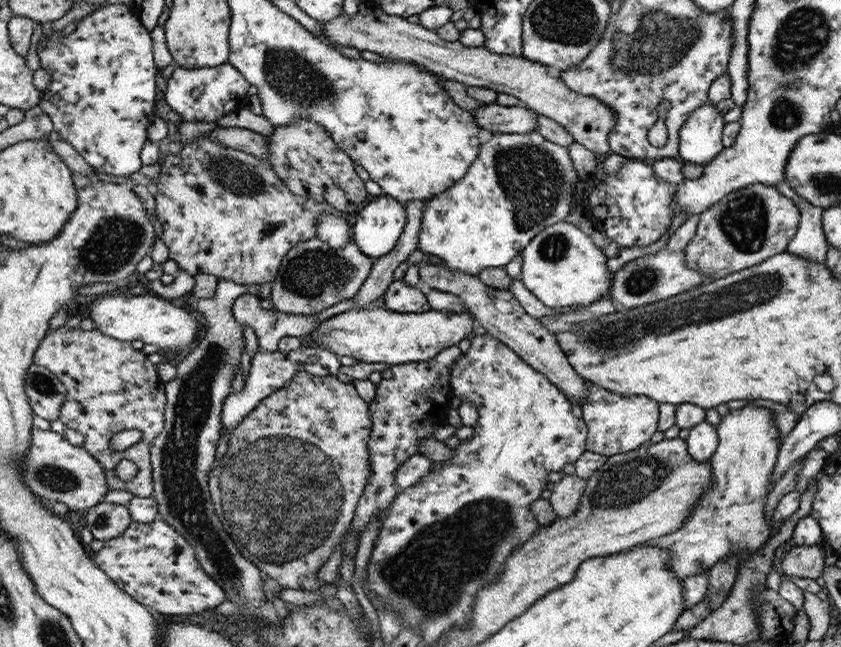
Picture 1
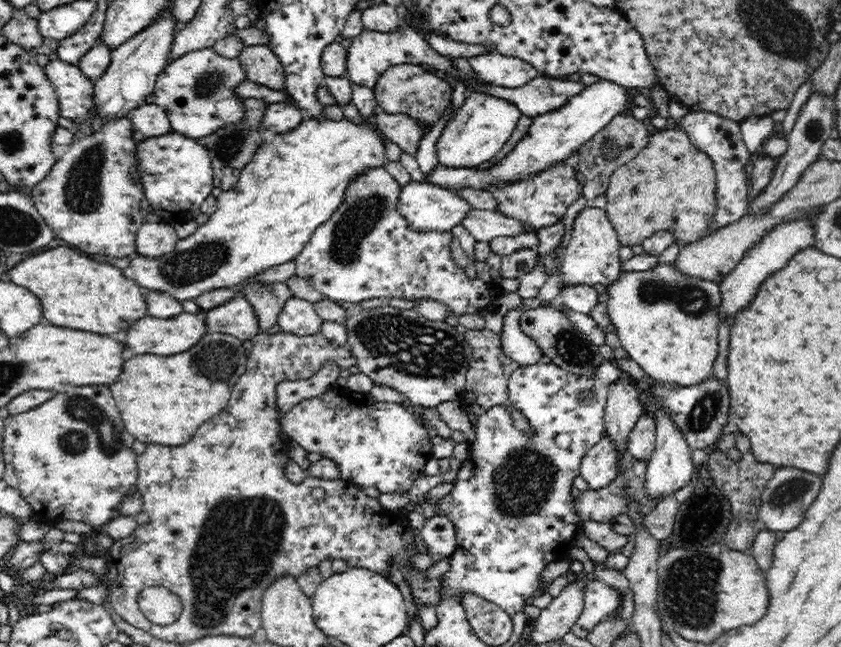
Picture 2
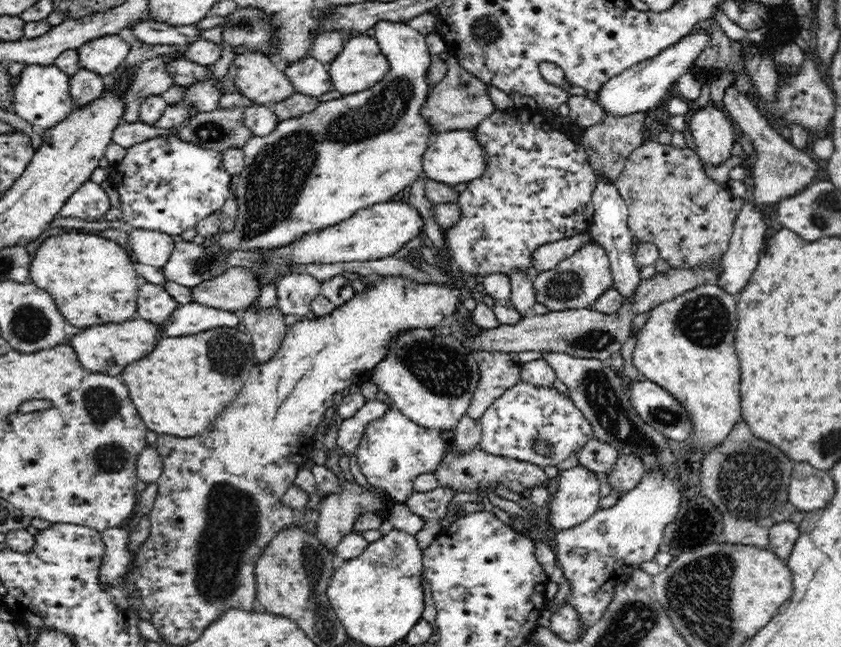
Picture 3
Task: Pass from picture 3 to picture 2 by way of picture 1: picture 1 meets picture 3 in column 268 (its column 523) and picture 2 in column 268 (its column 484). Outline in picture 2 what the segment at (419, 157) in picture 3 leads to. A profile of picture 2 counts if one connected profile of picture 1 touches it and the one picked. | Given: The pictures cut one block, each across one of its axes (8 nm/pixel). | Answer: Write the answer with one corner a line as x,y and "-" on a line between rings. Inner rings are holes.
378,106
370,117
361,115
361,124
344,117
341,120
304,118
294,130
277,133
270,143
257,147
252,160
241,169
238,182
217,196
217,208
208,220
198,226
192,236
179,240
172,253
159,258
137,255
130,264
130,279
138,286
152,291
167,292
183,302
194,301
198,295
217,288
234,287
246,283
266,272
268,268
280,266
296,259
320,224
344,202
348,184
360,176
366,168
382,168
386,163
385,136
376,127

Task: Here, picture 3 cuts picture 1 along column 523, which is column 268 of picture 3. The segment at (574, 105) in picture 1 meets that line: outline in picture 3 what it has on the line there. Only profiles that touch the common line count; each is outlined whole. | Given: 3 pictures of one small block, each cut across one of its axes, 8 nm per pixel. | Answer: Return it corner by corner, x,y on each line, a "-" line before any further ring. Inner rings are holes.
247,50
237,54
230,63
228,75
234,81
234,86
238,87
238,92
247,96
253,104
270,105
295,93
292,81
286,73
278,70
269,57
262,52

